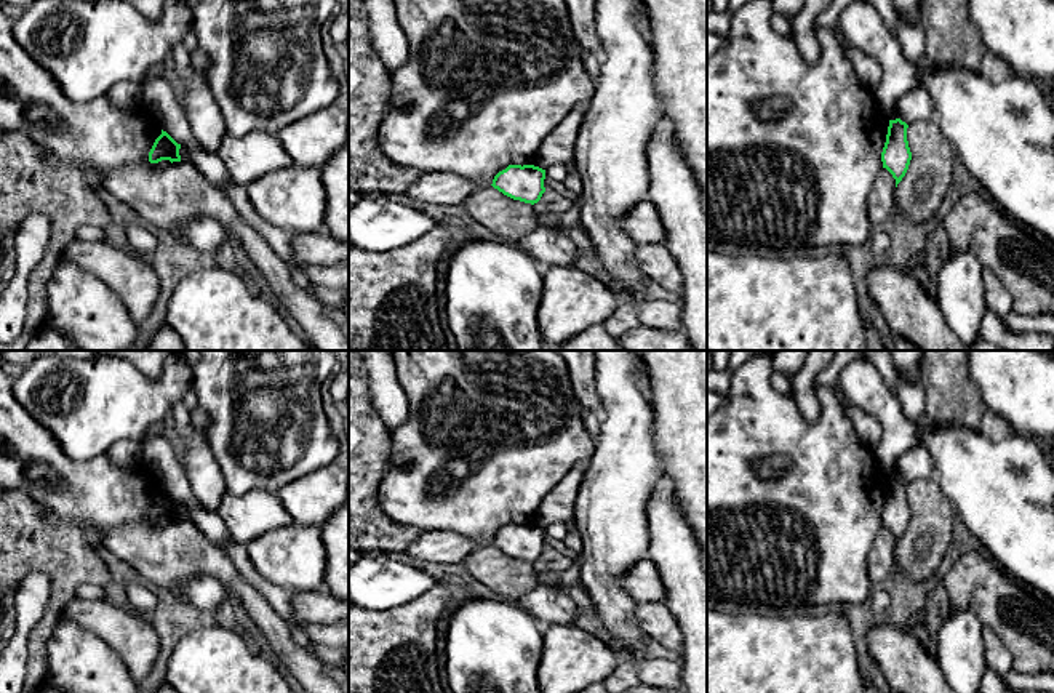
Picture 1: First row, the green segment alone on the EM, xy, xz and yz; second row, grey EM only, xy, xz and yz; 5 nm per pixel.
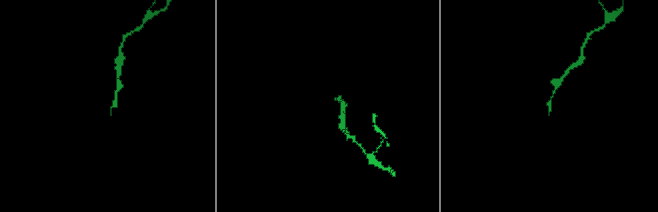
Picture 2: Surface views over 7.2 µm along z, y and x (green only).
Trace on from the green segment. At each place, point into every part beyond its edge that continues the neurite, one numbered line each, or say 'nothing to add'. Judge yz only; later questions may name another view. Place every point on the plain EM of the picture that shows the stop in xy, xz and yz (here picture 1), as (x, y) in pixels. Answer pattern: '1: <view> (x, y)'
nothing to add

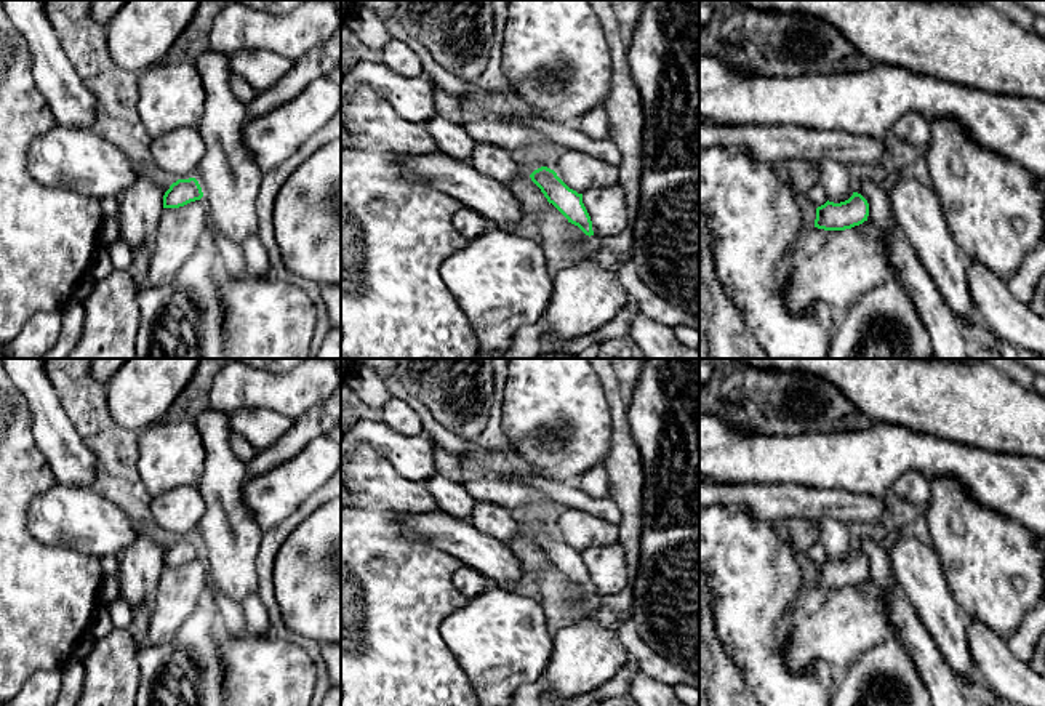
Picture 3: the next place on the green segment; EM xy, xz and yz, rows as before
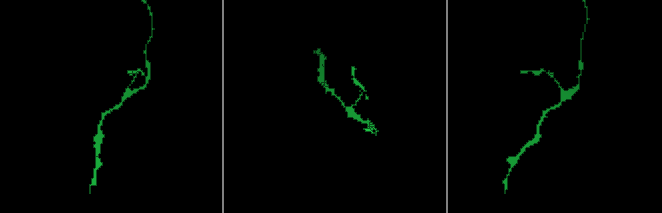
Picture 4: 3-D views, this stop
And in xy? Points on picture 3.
nothing to add

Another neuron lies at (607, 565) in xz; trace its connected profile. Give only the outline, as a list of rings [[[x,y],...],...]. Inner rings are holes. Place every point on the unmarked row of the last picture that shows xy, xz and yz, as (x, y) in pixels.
[[[619,541],[605,548],[586,549],[583,562],[591,575],[595,597],[615,596],[629,581],[626,549]]]

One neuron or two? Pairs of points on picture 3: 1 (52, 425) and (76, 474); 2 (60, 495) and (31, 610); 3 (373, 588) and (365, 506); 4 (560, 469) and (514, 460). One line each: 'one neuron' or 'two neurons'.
1: one neuron
2: two neurons
3: one neuron
4: two neurons

